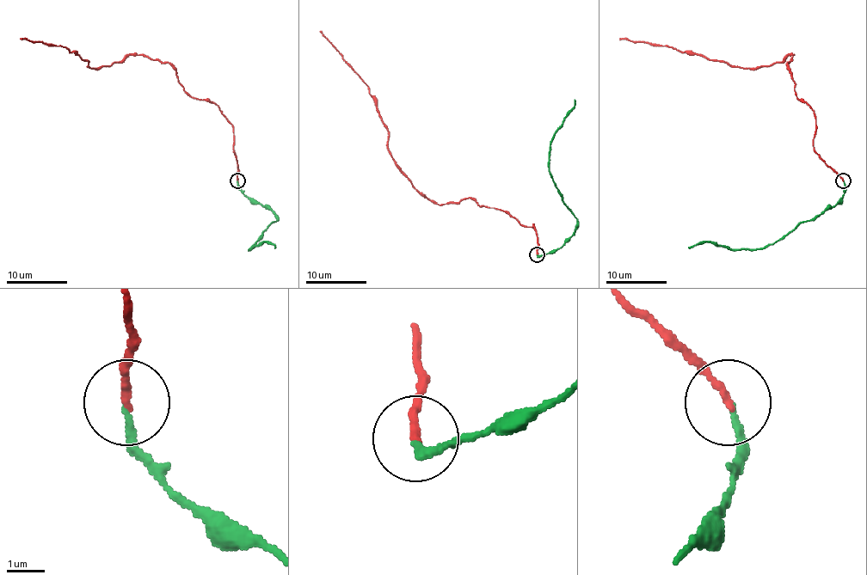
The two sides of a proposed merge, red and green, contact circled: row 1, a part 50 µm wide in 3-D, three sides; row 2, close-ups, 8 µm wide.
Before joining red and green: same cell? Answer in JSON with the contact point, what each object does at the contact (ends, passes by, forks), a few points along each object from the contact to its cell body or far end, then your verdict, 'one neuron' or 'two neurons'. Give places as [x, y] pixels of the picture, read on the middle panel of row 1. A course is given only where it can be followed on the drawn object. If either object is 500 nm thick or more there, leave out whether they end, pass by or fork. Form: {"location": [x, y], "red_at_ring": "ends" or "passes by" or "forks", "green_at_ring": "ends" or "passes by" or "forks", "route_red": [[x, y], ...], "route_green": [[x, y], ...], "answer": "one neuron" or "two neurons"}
{"location": [537, 254], "red_at_ring": "ends", "green_at_ring": "ends", "route_red": [[538, 253], [532, 224], [524, 226], [469, 198], [439, 204], [412, 185], [391, 155], [378, 101], [319, 31]], "route_green": [[538, 255], [559, 249], [577, 224], [574, 214], [562, 200], [550, 168], [550, 141], [573, 107], [574, 100]], "answer": "one neuron"}

